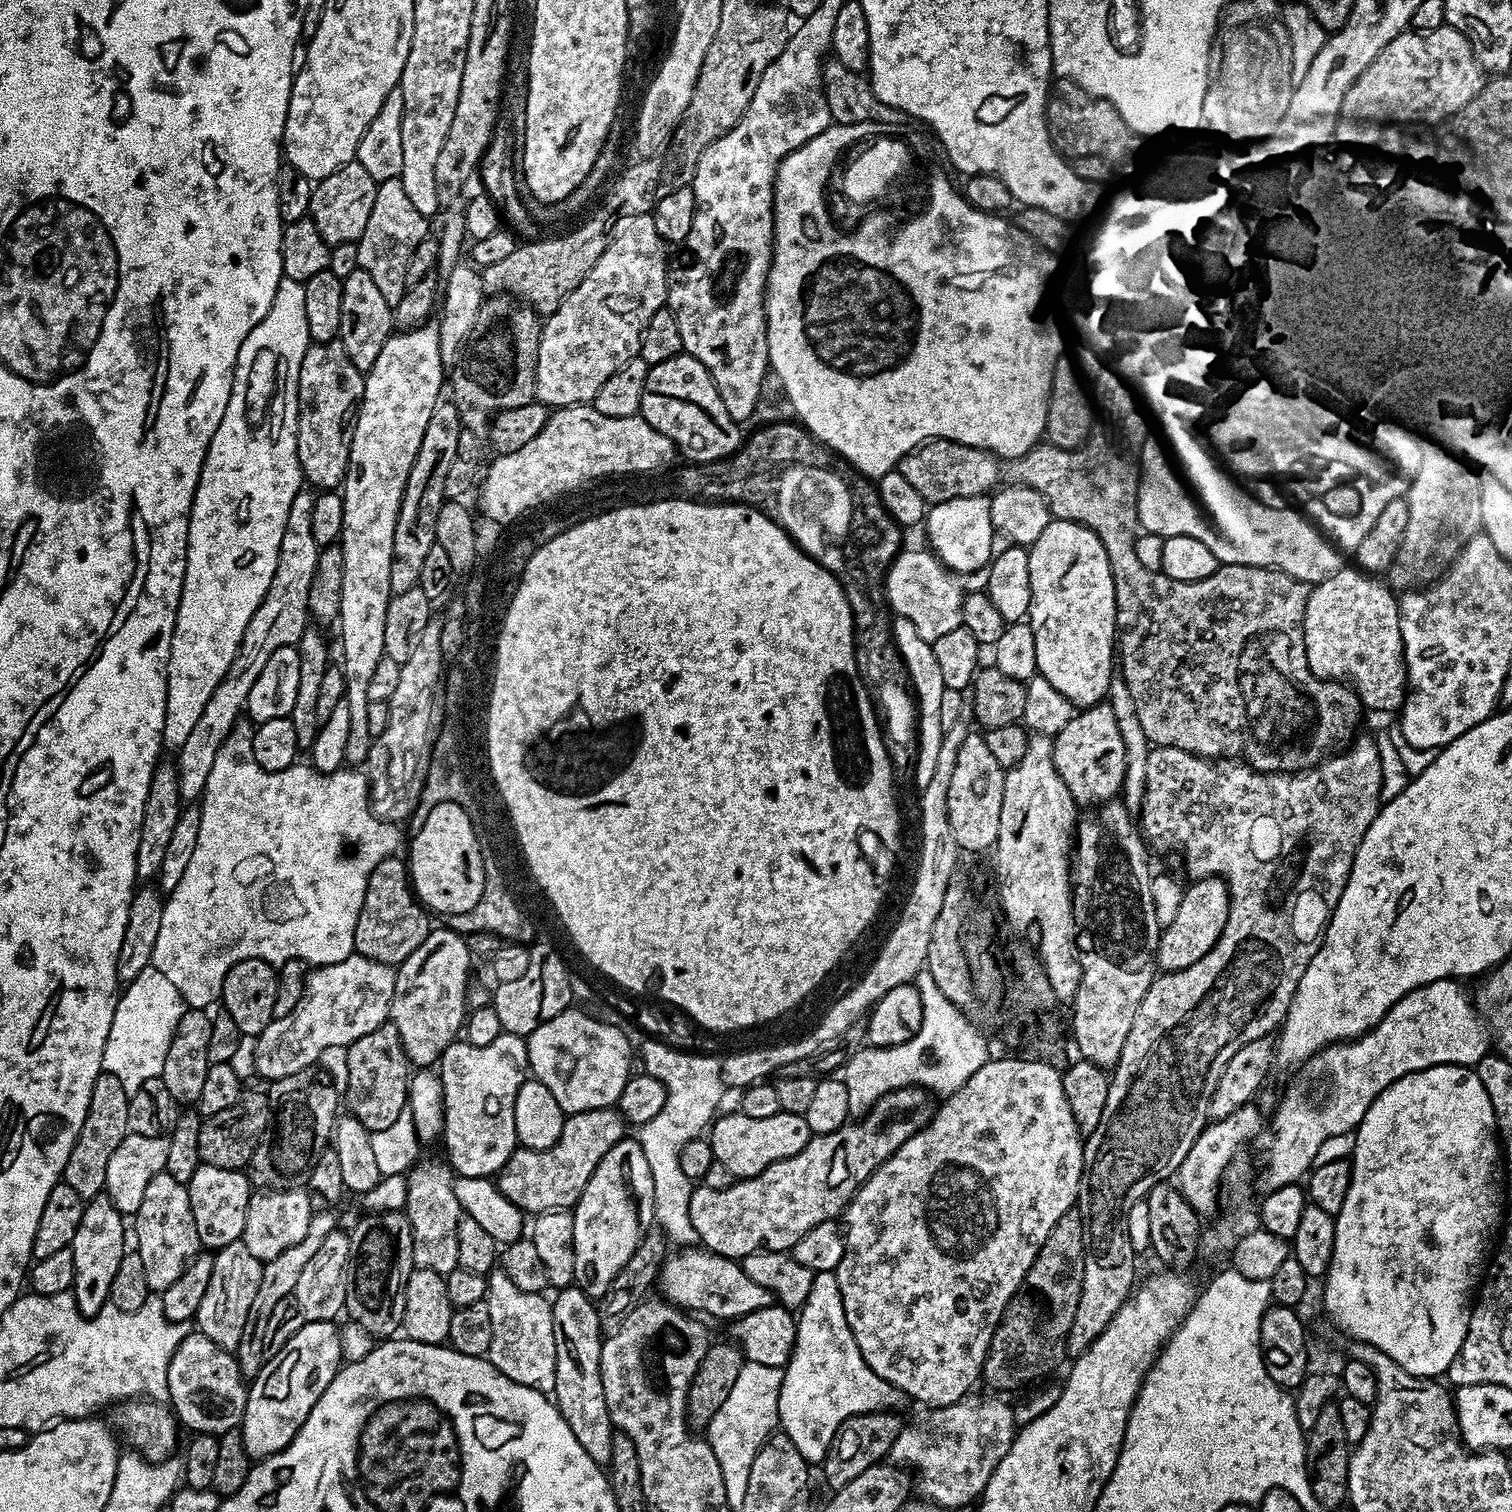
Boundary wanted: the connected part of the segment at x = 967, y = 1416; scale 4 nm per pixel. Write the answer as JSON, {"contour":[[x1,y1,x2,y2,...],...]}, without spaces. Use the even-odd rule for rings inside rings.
{"contour":[[976,1395,963,1396,950,1406,925,1407,920,1410,920,1413,909,1424,907,1421,901,1427,898,1438,894,1438,894,1446,890,1453,891,1463,914,1473,915,1491,917,1493,920,1491,919,1495,925,1501,949,1510,960,1508,963,1504,970,1503,971,1505,973,1501,983,1496,984,1487,990,1482,990,1474,994,1474,998,1462,1006,1458,1006,1450,1010,1450,1012,1439,1016,1437,1018,1431,1011,1403,1003,1404,1000,1400,991,1400,988,1396]]}

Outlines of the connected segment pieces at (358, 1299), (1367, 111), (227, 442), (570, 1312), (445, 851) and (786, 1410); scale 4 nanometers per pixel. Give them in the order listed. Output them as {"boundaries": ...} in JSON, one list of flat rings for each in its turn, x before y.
{"boundaries":[[[404,1210,389,1212,374,1212,371,1214,361,1215,361,1220,357,1222,348,1232,348,1241,350,1242,350,1258,348,1259,348,1281,346,1282,346,1309,347,1319,358,1322,362,1330,366,1330,374,1338,392,1338,401,1331,404,1323,404,1311,406,1310,406,1282,410,1278,414,1267,412,1260,412,1228,411,1222]],[[1445,23,1440,28,1435,28,1434,30,1426,30,1425,32,1418,32,1415,30,1405,30,1403,32,1400,32,1398,35,1396,35,1396,37,1394,37,1394,39,1392,39,1392,41,1390,43,1387,44,1387,46,1385,46,1384,49,1382,49,1380,51,1380,53,1378,54,1378,58,1374,58,1374,60,1372,62,1370,62,1370,64,1368,66,1366,66,1366,68,1364,70,1362,70,1362,72,1360,74,1358,74,1356,80,1353,81,1350,88,1348,90,1346,90,1346,94,1342,98,1342,110,1338,114,1338,122,1336,123,1336,134,1334,137,1335,143,1337,145,1345,147,1349,150,1361,150,1360,148,1373,148,1373,149,1375,149,1377,147,1377,145,1379,145,1380,135,1382,133,1384,133,1384,129,1389,127,1389,125,1391,125,1393,122,1400,122,1400,121,1396,121,1396,120,1420,119,1420,120,1437,120,1437,122,1443,122,1443,121,1447,120,1448,117,1455,114,1455,112,1457,112,1458,110,1462,110,1462,106,1466,106,1466,102,1470,102,1470,98,1474,98,1474,94,1478,94,1478,90,1482,90,1482,86,1484,85,1485,79,1486,79,1486,69,1484,69,1484,67,1482,67,1480,65,1480,63,1478,62,1478,58,1474,54,1474,50,1470,46,1470,42,1466,39,1465,36,1462,35,1462,33,1460,33,1460,31,1458,31,1458,29,1451,28,1449,26,1449,24]],[[283,276,278,282,278,290,274,290,274,302,270,302,270,310,266,310,266,318,246,334,246,342,238,350,236,373,230,390,230,402,226,406,226,414,222,414,222,422,218,422,218,430,214,430,214,438,208,444,208,453,200,471,200,481,194,494,192,513,188,519,188,561,186,562,186,578,182,586,182,598,176,615,176,625,170,646,170,662,168,663,168,693,166,694,166,714,164,715,165,741,181,741,190,734,194,722,202,714,210,694,222,682,226,670,230,670,230,662,234,662,234,654,242,642,242,634,246,634,246,626,250,626,250,618,254,618,254,610,266,598,266,590,270,590,270,578,274,578,274,570,278,566,278,550,282,546,282,534,286,530,286,514,290,514,290,502,302,490,302,473,298,462,298,442,296,427,298,426,298,374,302,366,302,358,309,346,308,327,306,326,306,290,303,280,295,280]],[[578,1287,561,1288,551,1297,554,1318,554,1346,556,1347,556,1391,554,1403,566,1418,566,1426,574,1430,574,1438,582,1445,582,1450,594,1458,594,1462,606,1466,610,1462,612,1441,612,1419,606,1410,606,1394,602,1394,602,1374,600,1373,600,1346,602,1335,599,1314,593,1297,587,1296]],[[442,802,430,810,422,830,411,837,412,849,406,855,410,865,410,883,421,904,433,913,441,912,445,917,462,914,470,910,482,898,484,874,482,852,474,826,471,825,468,809,462,804]],[[817,1272,813,1275,810,1294,806,1294,806,1302,798,1309,795,1319,796,1341,788,1363,783,1366,782,1390,778,1394,778,1428,794,1442,794,1448,809,1465,820,1466,842,1422,867,1412,900,1410,906,1403,906,1397,890,1382,878,1378,870,1366,866,1366,866,1358,862,1358,862,1350,858,1350,858,1342,854,1342,854,1334,846,1322,846,1310,842,1310,842,1290,838,1290,835,1272]]]}

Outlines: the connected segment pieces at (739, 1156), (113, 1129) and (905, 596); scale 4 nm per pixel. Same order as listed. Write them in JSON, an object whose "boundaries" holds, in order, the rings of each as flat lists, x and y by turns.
{"boundaries":[[[736,1110,733,1111,733,1116,723,1116,721,1115,710,1128,712,1155,730,1170,733,1178,762,1174,766,1166,798,1154,798,1150,802,1150,802,1146,806,1146,806,1142,814,1135,804,1115,779,1112,770,1118,746,1118]],[[101,1071,94,1082,94,1090,90,1094,90,1106,86,1114,86,1122,82,1122,82,1130,74,1142,74,1150,70,1150,70,1158,66,1158,62,1182,71,1186,85,1202,96,1199,104,1192,106,1182,106,1165,114,1150,128,1136,127,1106,130,1094,123,1088,122,1082,114,1078,114,1074]],[[901,551,888,568,886,577,886,603,896,616,906,618,920,637,926,641,942,638,949,630,961,627,962,602,965,593,961,585,948,577,949,569,941,564,931,551]]]}

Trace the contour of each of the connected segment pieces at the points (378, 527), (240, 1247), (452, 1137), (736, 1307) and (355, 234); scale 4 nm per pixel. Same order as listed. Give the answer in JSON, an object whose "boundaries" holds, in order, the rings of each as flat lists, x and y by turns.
{"boundaries":[[[425,322,418,328,397,331,389,336,382,354,364,377,364,397,360,400,360,411,356,414,354,438,350,442,348,469,344,475,342,495,344,513,338,547,342,554,342,602,340,603,340,652,344,655,342,667,346,690,344,699,350,706,350,734,346,737,345,765,360,766,370,754,373,736,366,719,370,678,384,654,384,634,386,627,386,606,392,597,390,590,390,558,394,554,394,526,398,522,398,510,410,478,410,466,422,446,422,434,430,423,434,406,440,403,446,388,446,366,438,350,438,327]],[[243,1239,215,1253,214,1274,210,1274,210,1286,206,1286,206,1295,202,1297,202,1306,198,1306,195,1318,199,1331,206,1338,223,1348,236,1349,246,1326,246,1314,250,1314,250,1302,254,1302,258,1282,262,1282,263,1269,263,1263,246,1250]],[[501,1032,498,1038,494,1038,494,1042,490,1042,490,1046,474,1046,463,1038,453,1040,450,1046,446,1046,446,1050,440,1056,438,1061,438,1075,441,1080,441,1090,444,1095,444,1130,442,1135,442,1143,448,1151,446,1160,456,1176,483,1176,495,1177,506,1166,506,1162,510,1158,510,1154,515,1152,518,1147,516,1139,516,1127,514,1126,514,1098,518,1098,518,1090,522,1086,524,1080,529,1079,530,1069,528,1066,528,1041,523,1036,515,1036,509,1032]],[[684,1246,676,1252,678,1253,673,1258,671,1255,670,1262,660,1269,658,1277,658,1288,664,1291,661,1292,663,1299,676,1307,703,1314,705,1317,717,1316,720,1320,731,1322,739,1316,774,1304,772,1293,758,1286,754,1278,748,1277,737,1261,717,1256,700,1246]],[[352,160,346,166,334,170,334,174,315,181,308,216,314,222,314,226,318,226,318,234,322,234,327,244,355,244,362,238,362,230,366,230,370,210,374,210,377,183,357,160]]]}

